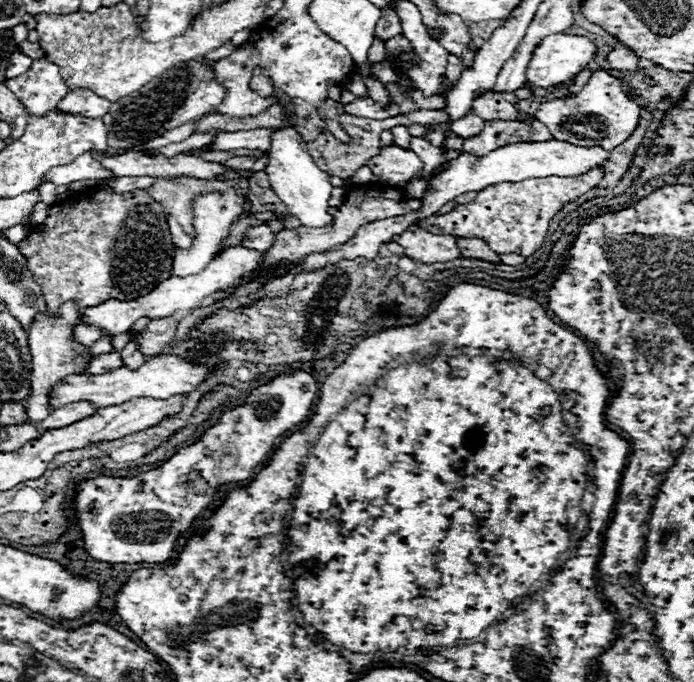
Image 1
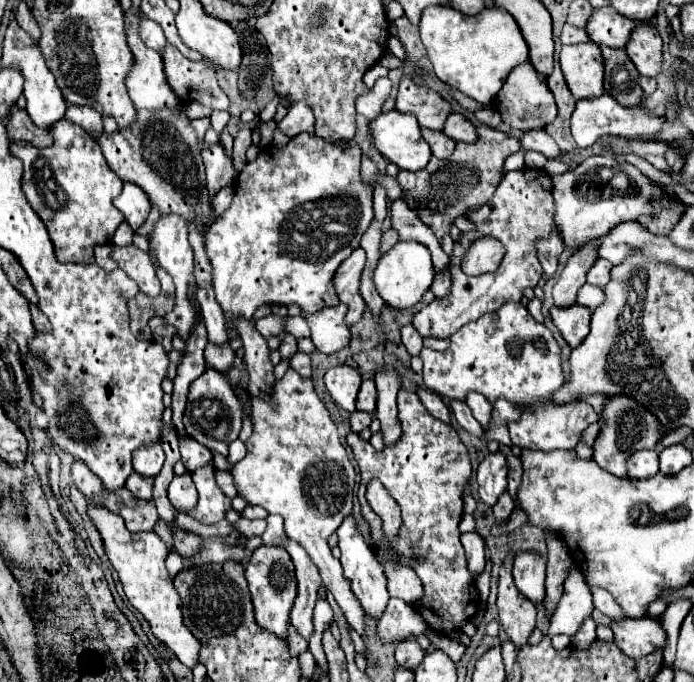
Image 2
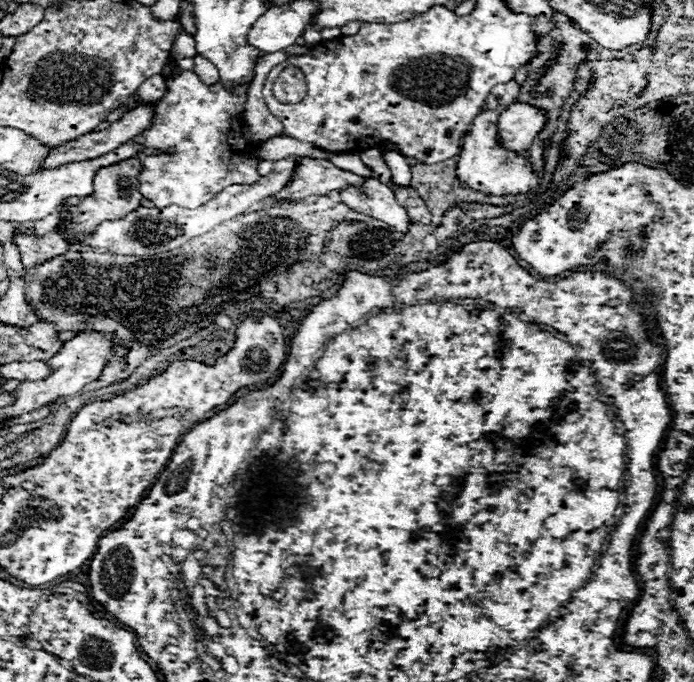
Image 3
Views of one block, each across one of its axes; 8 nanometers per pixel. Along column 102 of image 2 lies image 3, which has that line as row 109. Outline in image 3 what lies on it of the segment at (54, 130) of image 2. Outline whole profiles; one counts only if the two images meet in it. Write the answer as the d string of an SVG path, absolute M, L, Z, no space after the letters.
M192 70L178 74L174 80L168 80L168 94L160 102L154 104L154 108L158 108L158 116L154 118L154 128L150 128L150 132L146 132L146 136L138 136L138 140L132 140L132 142L138 142L138 144L142 144L146 148L158 148L158 150L166 150L166 148L172 148L174 146L174 148L178 148L178 152L174 156L172 154L166 154L166 156L140 156L138 158L142 162L142 172L138 174L138 182L140 182L140 192L142 192L144 198L152 200L158 208L164 208L164 206L170 206L170 204L178 204L178 206L184 206L184 208L198 208L198 206L206 204L210 198L214 198L218 192L222 192L230 184L254 184L260 178L260 174L256 170L258 160L254 158L254 152L256 152L258 146L254 146L254 144L250 144L250 142L246 142L242 138L242 122L244 122L242 120L242 114L244 114L246 90L248 88L234 88L234 94L230 94L220 82L218 84L212 84L212 86L206 86L206 84L202 84L198 80L198 76Z

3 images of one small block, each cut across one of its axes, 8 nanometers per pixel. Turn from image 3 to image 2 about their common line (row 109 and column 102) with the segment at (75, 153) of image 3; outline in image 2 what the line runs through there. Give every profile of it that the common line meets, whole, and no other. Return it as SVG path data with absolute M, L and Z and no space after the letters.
M174 108L174 110L138 110L138 120L128 130L118 130L114 134L102 134L98 138L102 154L108 166L120 176L122 182L132 182L140 186L152 206L158 208L160 216L178 214L188 224L188 238L190 246L194 248L196 260L196 284L198 288L212 286L212 270L208 256L204 252L204 236L198 230L198 222L208 228L212 220L212 202L206 190L204 178L204 164L200 158L200 142L190 126L188 116Z

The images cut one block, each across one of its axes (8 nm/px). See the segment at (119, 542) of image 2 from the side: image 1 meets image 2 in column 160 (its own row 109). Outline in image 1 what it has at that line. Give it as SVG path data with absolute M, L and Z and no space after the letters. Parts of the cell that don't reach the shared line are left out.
M604 70L592 72L588 84L582 88L578 96L572 98L560 98L542 104L542 108L536 112L536 118L550 128L552 136L558 140L566 140L580 146L602 146L604 150L614 150L630 134L638 128L640 120L640 106L626 98L622 84L618 78L610 76Z

